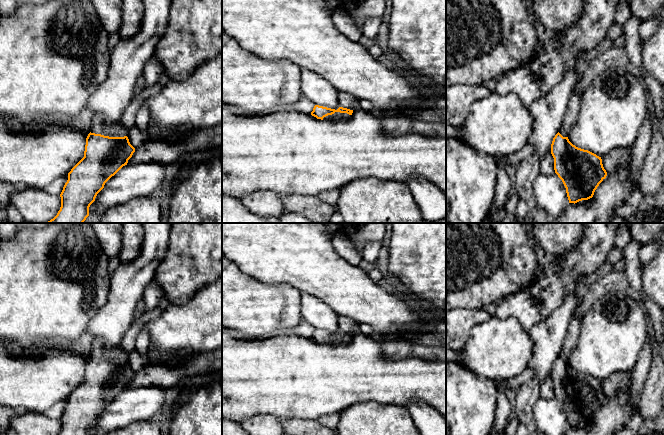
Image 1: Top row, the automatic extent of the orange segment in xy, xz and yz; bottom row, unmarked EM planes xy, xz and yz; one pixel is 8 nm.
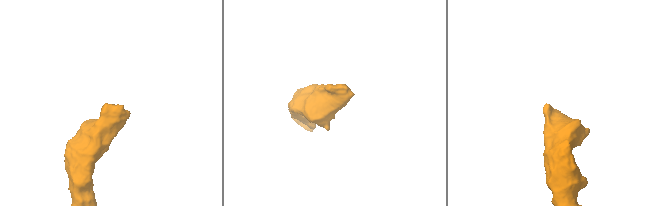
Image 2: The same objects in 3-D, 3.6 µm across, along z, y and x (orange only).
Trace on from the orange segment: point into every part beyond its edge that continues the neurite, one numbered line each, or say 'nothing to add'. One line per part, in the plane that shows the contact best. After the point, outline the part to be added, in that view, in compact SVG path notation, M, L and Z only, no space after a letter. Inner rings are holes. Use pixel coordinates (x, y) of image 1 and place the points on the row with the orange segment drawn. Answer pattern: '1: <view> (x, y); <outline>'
1: xy (99, 125); M94 115L90 126L91 133L109 137L124 137L128 135L128 131L121 123L121 120L108 123L101 115Z

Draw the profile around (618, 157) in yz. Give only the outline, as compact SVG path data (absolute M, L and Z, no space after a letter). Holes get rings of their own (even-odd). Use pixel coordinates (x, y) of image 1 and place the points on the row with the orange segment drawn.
M614 149L601 157L602 164L607 173L615 172L620 166L625 168L631 165L631 149Z

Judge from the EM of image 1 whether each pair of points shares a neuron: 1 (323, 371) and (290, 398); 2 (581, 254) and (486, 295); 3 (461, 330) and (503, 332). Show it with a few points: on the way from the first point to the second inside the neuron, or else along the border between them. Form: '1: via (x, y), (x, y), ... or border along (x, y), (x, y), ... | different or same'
1: via (315, 379), (309, 379), (298, 390) | same
2: border along (540, 268), (537, 276), (528, 285), (521, 288) | different
3: border along (490, 317), (476, 324), (466, 343), (456, 349) | different

